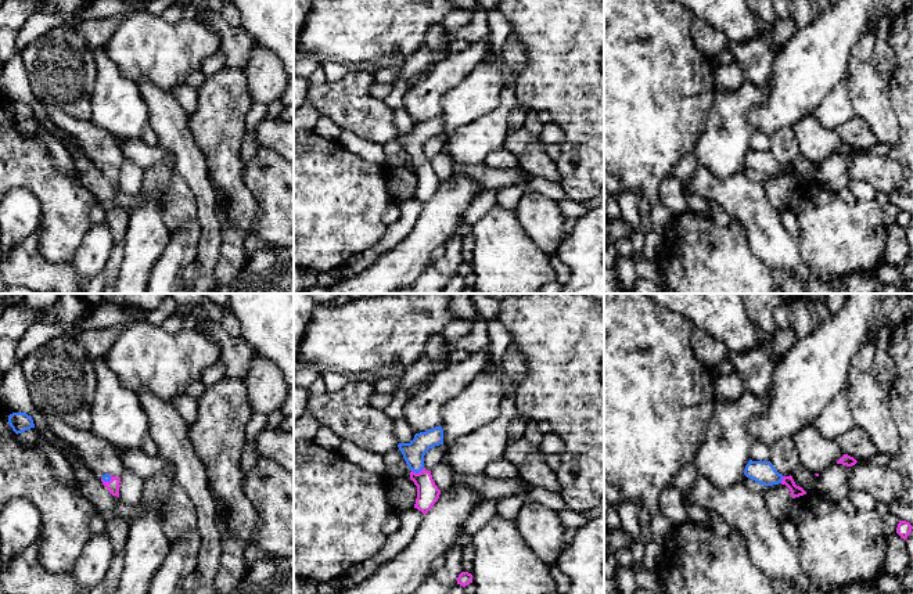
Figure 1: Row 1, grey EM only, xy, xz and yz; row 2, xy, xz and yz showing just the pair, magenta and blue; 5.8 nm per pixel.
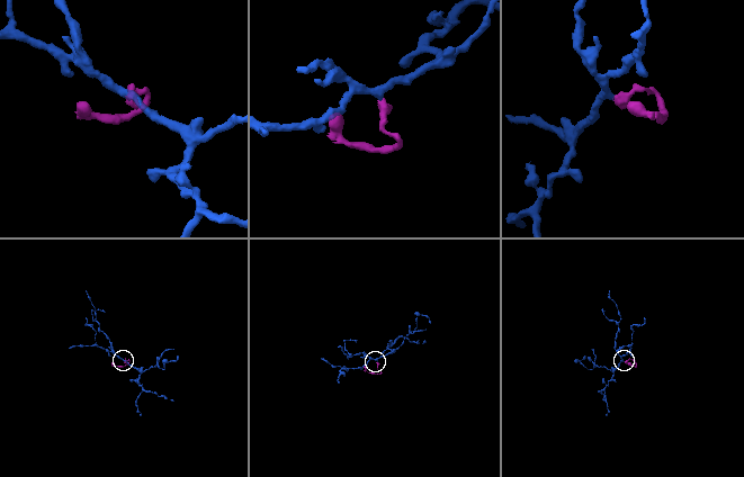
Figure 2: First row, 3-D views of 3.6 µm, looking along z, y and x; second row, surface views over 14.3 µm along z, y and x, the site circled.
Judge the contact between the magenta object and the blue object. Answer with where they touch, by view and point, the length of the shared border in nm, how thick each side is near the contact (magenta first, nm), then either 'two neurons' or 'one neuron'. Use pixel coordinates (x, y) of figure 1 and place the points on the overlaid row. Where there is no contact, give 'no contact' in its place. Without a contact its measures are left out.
xz (419, 472) | 80 nm | 130/130 nm | one neuron

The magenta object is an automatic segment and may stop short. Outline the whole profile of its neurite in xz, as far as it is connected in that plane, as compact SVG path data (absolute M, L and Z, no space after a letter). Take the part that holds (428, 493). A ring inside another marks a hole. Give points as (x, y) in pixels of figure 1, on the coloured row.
M441 425L425 432L416 433L410 443L398 444L411 471L410 479L417 486L414 508L421 511L424 515L434 507L441 494L441 490L432 479L431 471L424 468L424 456L429 449L439 444L443 444L443 429Z

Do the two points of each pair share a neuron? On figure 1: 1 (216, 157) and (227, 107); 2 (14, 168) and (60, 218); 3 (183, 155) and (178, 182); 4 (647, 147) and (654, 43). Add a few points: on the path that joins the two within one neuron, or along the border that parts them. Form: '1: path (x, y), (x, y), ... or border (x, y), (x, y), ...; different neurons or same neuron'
1: path (219, 144), (219, 119); same neuron
2: path (28, 173), (58, 204); same neuron
3: border (175, 172), (189, 186), (197, 202); different neurons
4: path (647, 121), (647, 69); same neuron

